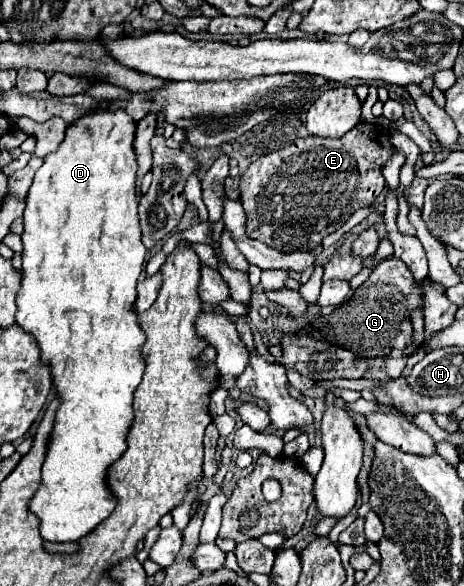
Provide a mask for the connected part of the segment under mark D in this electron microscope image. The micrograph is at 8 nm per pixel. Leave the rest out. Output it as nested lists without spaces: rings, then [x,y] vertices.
[[[118,109],[114,113],[96,111],[90,115],[80,117],[76,123],[72,123],[66,131],[66,139],[62,141],[60,149],[56,153],[50,153],[44,159],[44,165],[36,171],[34,183],[28,191],[26,197],[26,209],[24,209],[24,233],[22,233],[22,285],[16,295],[16,325],[20,325],[26,333],[30,333],[38,347],[40,347],[40,361],[50,365],[52,373],[52,385],[56,387],[56,397],[60,399],[60,407],[56,411],[54,419],[54,429],[46,447],[46,459],[42,465],[42,483],[36,491],[36,495],[30,499],[28,507],[30,511],[40,519],[40,535],[46,541],[56,541],[56,543],[66,543],[66,541],[78,541],[84,535],[88,535],[94,527],[100,525],[116,507],[116,499],[108,487],[108,467],[114,463],[114,459],[120,459],[120,453],[124,453],[126,447],[126,435],[130,431],[134,411],[132,411],[132,401],[134,401],[134,391],[140,385],[142,373],[144,373],[144,357],[142,357],[142,345],[144,345],[144,331],[138,323],[138,315],[134,309],[136,303],[136,281],[142,271],[146,247],[140,241],[140,225],[138,225],[138,201],[136,201],[136,153],[132,149],[136,133],[136,123],[132,123],[132,117],[124,113],[124,109]]]

